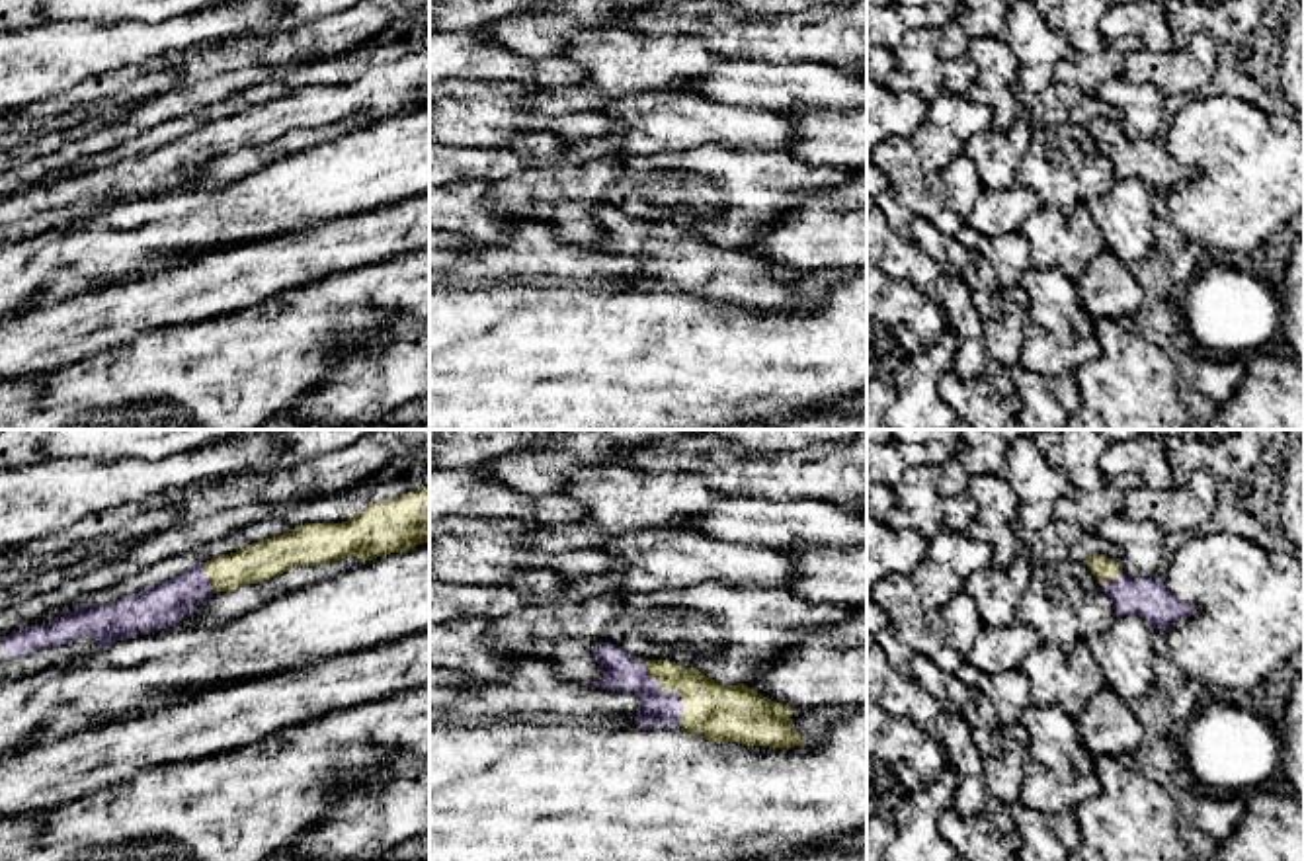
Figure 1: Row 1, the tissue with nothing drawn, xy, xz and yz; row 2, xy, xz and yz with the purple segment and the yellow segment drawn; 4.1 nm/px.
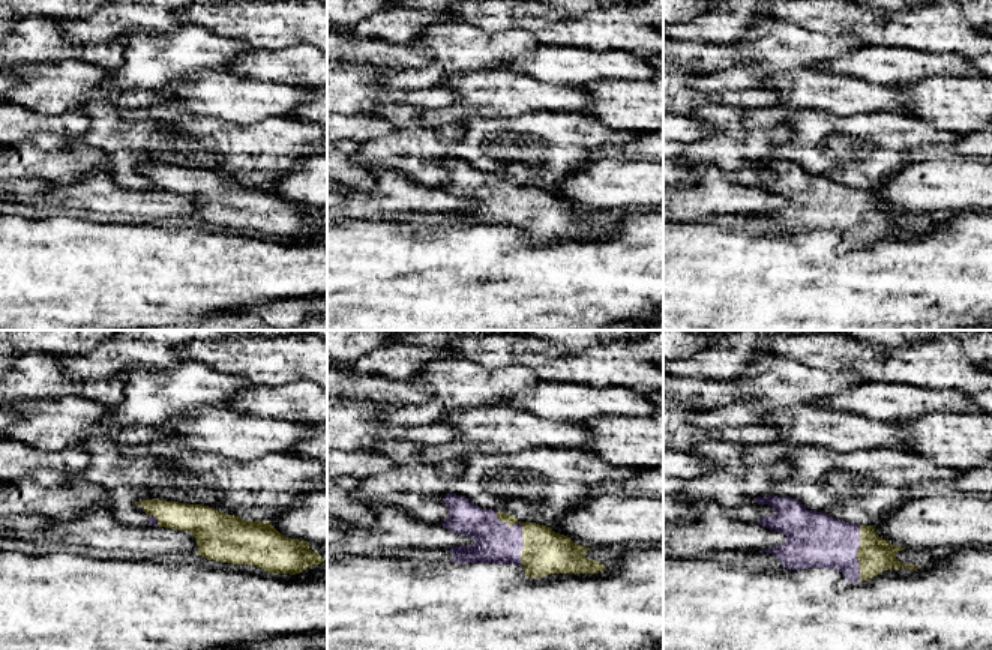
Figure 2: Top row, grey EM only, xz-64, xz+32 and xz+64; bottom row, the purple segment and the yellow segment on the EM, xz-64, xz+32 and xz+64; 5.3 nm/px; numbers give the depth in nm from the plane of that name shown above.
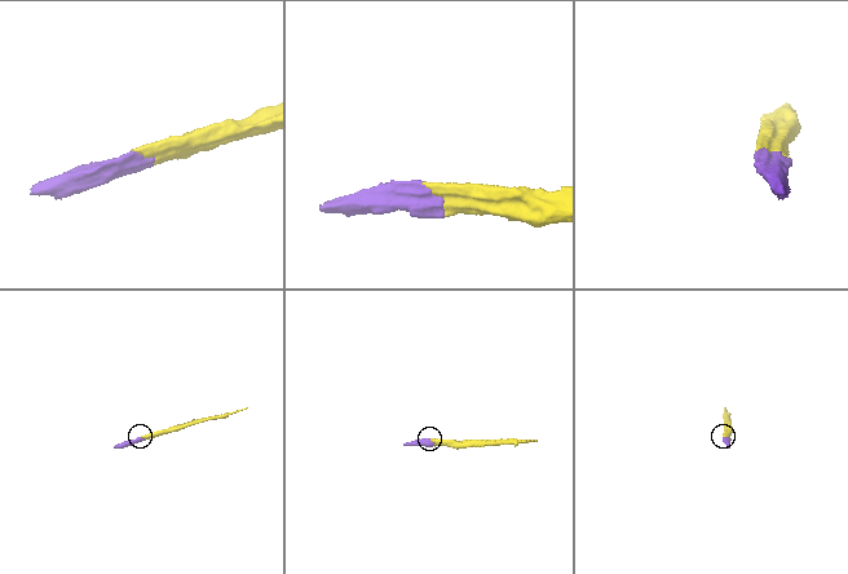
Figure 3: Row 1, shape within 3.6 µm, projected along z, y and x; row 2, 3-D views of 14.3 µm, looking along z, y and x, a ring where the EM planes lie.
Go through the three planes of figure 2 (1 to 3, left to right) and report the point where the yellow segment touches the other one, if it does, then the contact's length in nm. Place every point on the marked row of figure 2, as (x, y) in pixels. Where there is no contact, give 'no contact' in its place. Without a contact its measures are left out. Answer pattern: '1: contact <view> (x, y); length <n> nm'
1: contact xz-64 (155, 518); length 80 nm
2: contact xz+32 (521, 533); length 340 nm
3: contact xz+64 (856, 553); length 300 nm

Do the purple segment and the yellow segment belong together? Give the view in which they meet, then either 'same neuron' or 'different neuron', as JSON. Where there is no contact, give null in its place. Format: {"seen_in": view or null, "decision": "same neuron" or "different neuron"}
{"seen_in": "xz", "decision": "same neuron"}

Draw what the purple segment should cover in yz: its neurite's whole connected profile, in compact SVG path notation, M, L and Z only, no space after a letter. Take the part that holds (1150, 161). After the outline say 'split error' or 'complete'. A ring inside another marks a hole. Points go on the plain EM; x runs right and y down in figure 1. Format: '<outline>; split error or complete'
M1093 117L1085 125L1117 178L1140 178L1152 191L1167 193L1175 184L1195 178L1195 170L1179 162L1161 143L1130 141L1121 125Z; split error

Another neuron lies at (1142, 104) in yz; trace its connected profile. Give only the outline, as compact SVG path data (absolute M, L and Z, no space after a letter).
M1119 74L1103 82L1097 96L1122 111L1121 127L1130 141L1158 139L1165 96L1154 84Z

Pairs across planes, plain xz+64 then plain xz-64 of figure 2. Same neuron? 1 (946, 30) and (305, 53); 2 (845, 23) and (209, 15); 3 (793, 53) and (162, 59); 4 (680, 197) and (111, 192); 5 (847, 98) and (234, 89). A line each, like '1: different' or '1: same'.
1: different
2: same
3: same
4: same
5: same

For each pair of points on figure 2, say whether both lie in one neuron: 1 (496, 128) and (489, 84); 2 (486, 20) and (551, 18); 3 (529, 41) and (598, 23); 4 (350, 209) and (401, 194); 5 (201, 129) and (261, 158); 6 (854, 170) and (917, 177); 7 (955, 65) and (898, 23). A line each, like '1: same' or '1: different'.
1: different
2: same
3: different
4: same
5: same
6: different
7: different

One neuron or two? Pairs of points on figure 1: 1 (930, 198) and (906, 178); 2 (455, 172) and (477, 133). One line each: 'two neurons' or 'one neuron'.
1: one neuron
2: two neurons

